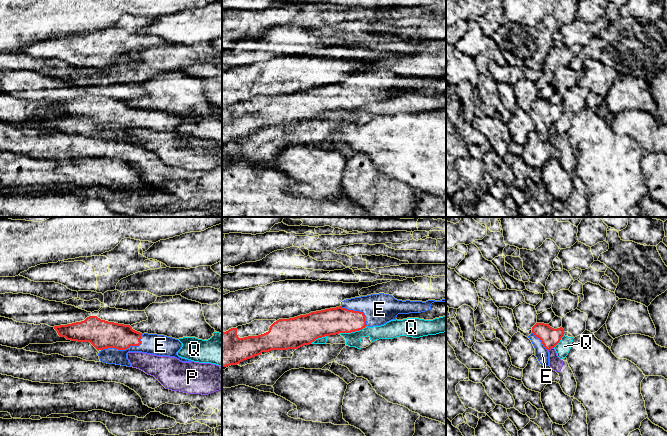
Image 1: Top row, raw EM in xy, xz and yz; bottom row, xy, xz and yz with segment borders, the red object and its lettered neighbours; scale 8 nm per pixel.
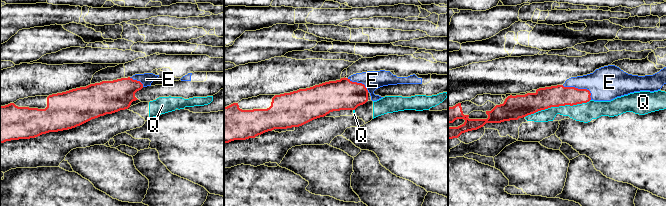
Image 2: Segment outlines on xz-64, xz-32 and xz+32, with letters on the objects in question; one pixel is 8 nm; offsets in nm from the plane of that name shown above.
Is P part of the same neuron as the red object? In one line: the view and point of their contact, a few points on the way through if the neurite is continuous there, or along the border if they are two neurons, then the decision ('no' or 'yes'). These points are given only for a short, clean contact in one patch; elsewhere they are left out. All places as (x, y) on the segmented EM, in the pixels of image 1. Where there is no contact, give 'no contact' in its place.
contact yz (550, 348); border yz (553, 347), (548, 350); no

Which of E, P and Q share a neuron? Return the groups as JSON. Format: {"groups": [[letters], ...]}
{"groups": [["E"], ["P"], ["Q"]]}

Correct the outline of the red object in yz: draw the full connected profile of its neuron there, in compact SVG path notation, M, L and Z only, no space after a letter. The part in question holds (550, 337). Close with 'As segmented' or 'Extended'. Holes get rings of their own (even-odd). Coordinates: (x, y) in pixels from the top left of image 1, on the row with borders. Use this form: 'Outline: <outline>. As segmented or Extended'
Outline: M536 323L528 336L535 348L535 356L543 366L549 366L549 350L554 348L564 336L562 327L554 329L549 324Z. Extended

